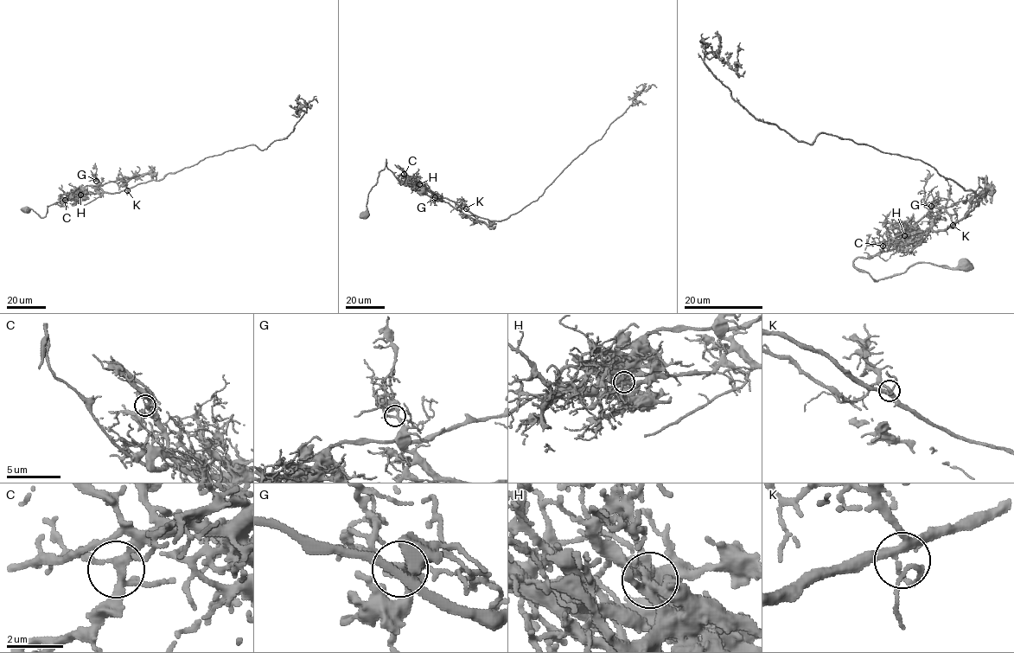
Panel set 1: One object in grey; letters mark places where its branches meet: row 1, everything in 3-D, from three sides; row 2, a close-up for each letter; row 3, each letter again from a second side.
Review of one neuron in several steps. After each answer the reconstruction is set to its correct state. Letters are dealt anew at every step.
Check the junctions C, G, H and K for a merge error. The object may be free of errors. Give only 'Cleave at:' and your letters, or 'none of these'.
Cleave at: H

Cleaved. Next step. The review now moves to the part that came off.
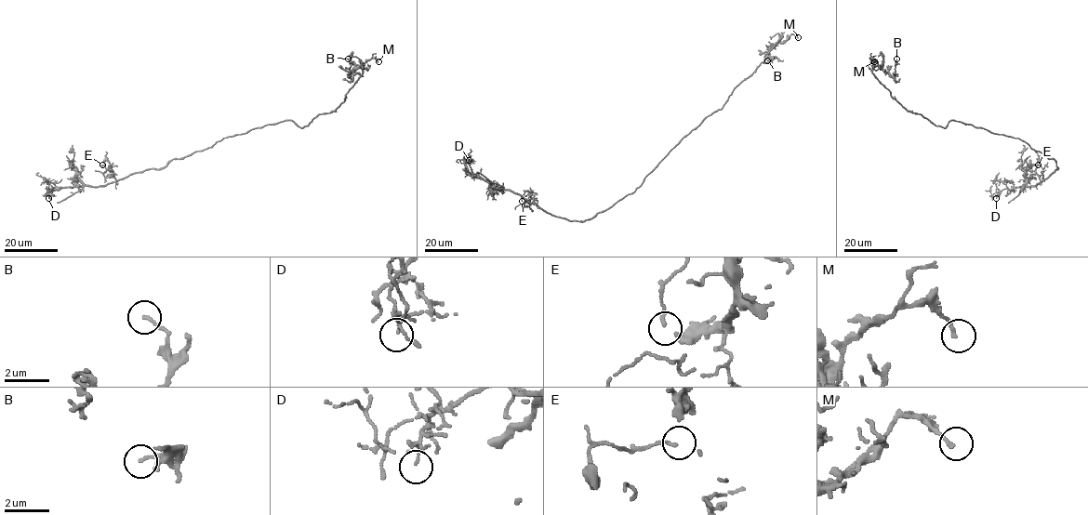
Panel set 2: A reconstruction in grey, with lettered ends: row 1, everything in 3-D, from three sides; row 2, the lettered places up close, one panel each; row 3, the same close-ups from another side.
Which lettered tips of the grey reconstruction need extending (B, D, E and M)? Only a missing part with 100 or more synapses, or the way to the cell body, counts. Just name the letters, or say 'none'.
none

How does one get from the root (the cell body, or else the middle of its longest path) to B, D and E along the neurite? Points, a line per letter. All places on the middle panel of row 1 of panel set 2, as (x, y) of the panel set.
B: (654, 168), (706, 117), (722, 108), (733, 89), (754, 71), (783, 36), (771, 47), (771, 58), (767, 60)
D: (654, 168), (633, 191), (609, 208), (584, 220), (568, 220), (480, 179), (471, 170), (472, 160), (469, 160)
E: (654, 168), (633, 191), (584, 220), (568, 220), (551, 215), (534, 202), (528, 191), (524, 191), (522, 201)

